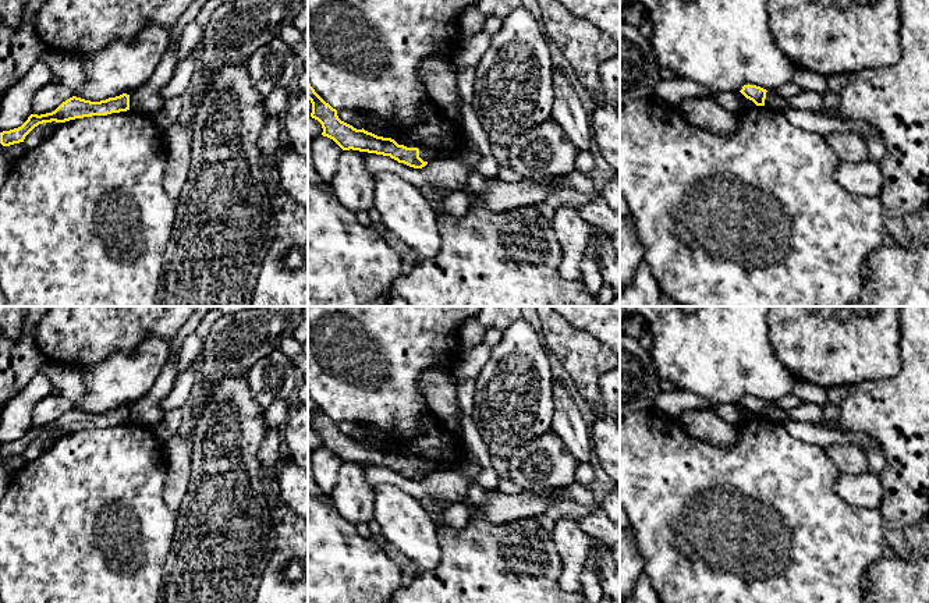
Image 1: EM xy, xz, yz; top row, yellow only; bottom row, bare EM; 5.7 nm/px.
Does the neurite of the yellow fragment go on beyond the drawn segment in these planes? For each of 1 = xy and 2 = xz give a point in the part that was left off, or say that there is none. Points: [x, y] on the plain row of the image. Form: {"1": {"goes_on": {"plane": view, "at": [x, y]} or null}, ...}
{"1": {"goes_on": null}, "2": {"goes_on": null}}

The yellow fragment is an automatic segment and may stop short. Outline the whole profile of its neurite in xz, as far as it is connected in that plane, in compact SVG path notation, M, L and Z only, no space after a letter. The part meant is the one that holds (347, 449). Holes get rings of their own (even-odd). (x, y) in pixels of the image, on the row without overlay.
M308 393L308 411L312 415L311 429L322 436L323 448L333 451L343 462L359 462L390 468L398 475L404 475L414 480L422 480L428 476L419 469L418 460L407 460L398 457L391 450L377 448L372 444L357 441L352 437L341 433L337 422L326 415L311 398Z

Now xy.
M123 405L100 414L91 414L72 408L63 414L54 423L46 426L31 426L28 432L18 440L0 444L0 455L10 458L24 454L25 448L39 436L43 434L65 434L75 430L107 428L130 422L130 407Z

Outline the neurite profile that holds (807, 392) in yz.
M797 380L793 394L802 402L811 402L818 407L825 407L829 402L827 389L806 380Z

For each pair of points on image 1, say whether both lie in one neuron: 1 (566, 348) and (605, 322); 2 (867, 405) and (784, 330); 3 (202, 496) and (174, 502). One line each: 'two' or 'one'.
1: two
2: two
3: two

